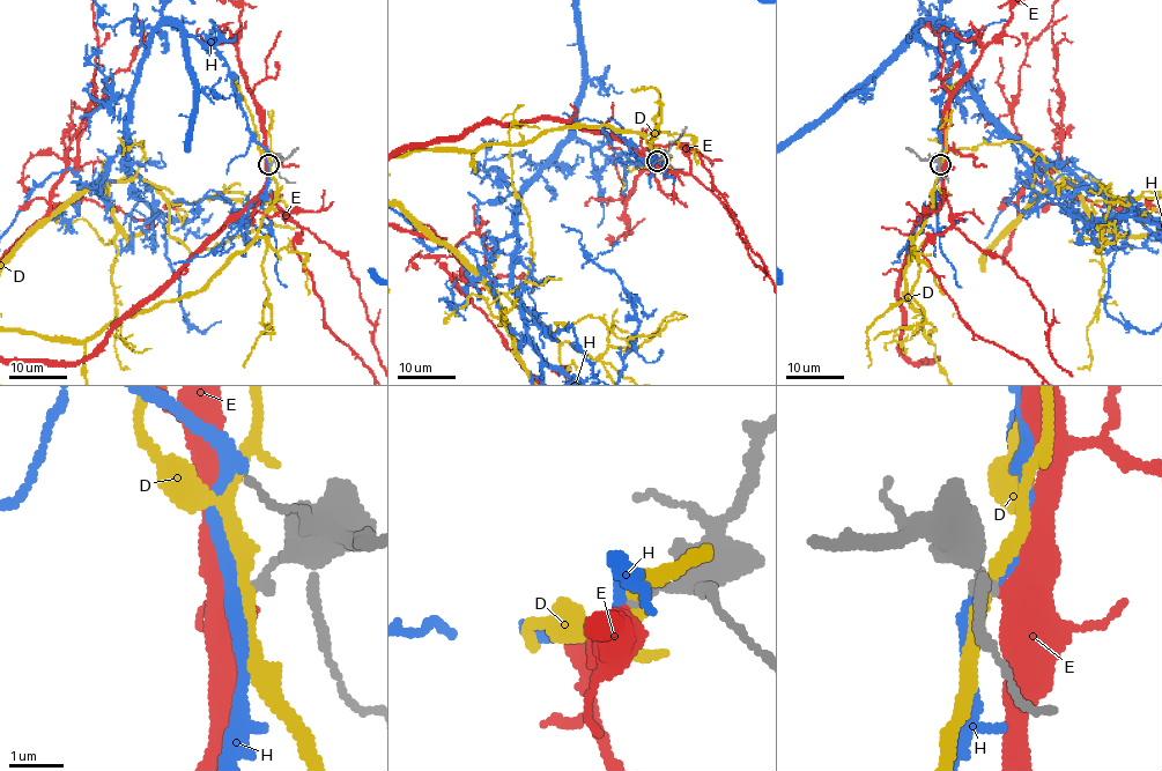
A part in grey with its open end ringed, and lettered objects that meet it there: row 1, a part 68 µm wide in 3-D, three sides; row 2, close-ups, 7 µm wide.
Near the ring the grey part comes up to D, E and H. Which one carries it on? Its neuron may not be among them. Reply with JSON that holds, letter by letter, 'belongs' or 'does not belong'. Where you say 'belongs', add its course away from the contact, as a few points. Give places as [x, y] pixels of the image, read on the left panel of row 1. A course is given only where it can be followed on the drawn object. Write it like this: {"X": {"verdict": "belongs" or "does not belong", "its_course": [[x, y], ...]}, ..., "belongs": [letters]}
{"D": {"verdict": "does not belong"}, "E": {"verdict": "belongs"}, "H": {"verdict": "does not belong"}, "belongs": ["E"]}

